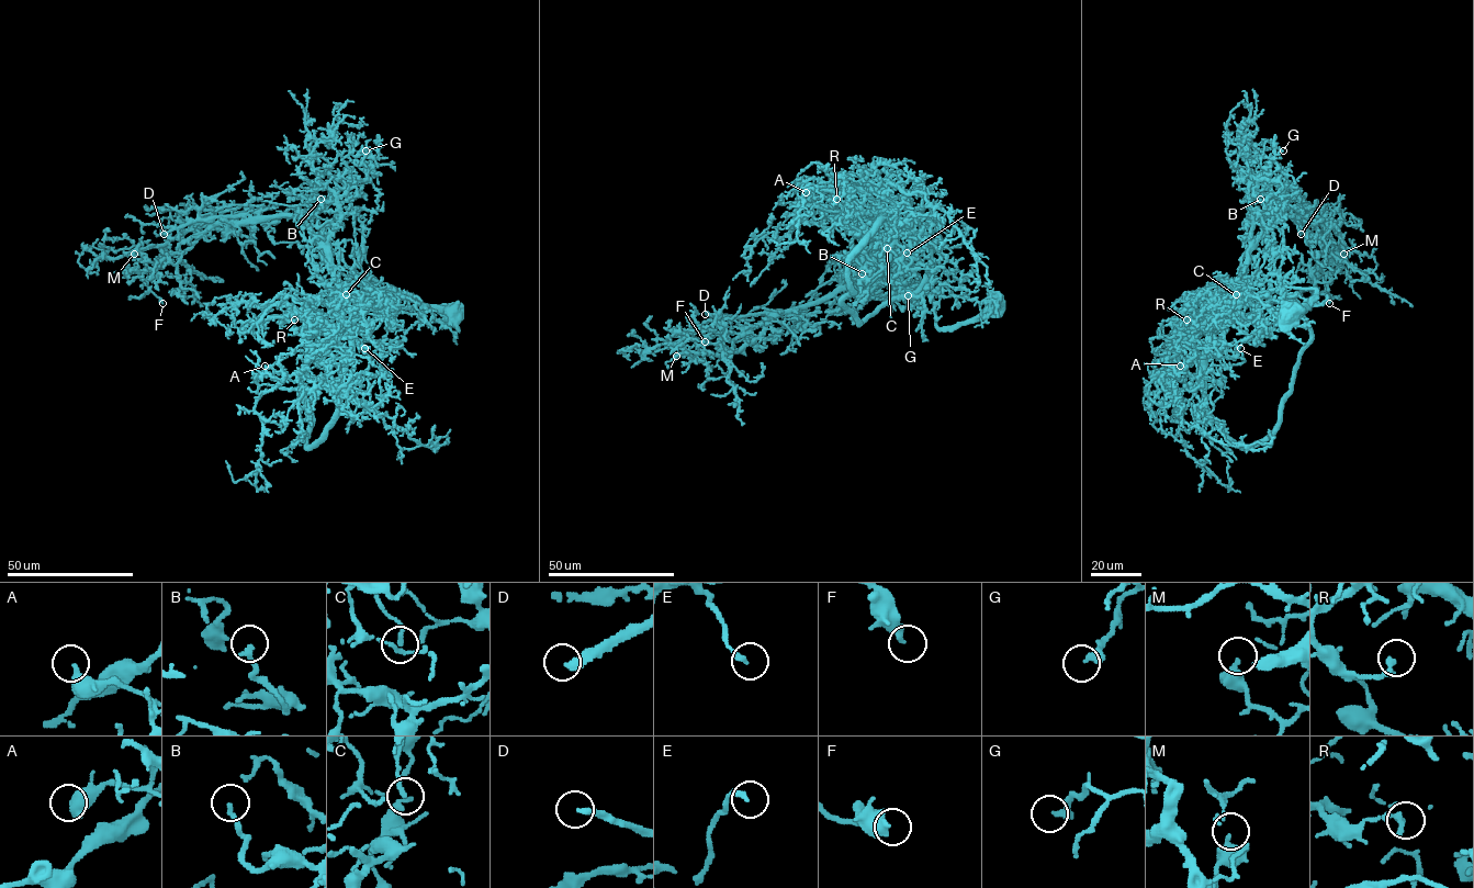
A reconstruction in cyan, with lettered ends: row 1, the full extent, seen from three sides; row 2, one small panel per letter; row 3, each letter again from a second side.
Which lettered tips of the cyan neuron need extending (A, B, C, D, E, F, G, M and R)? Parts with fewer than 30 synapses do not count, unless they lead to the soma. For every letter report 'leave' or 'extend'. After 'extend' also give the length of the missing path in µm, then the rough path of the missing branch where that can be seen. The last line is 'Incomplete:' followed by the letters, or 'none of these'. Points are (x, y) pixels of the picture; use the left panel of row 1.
A: leave
B: leave
C: leave
D: extend; missing 30 µm; course (164, 234), (147, 243), (144, 235), (131, 231), (115, 238)
E: leave
F: leave
G: leave
M: leave
R: leave
Incomplete: D

